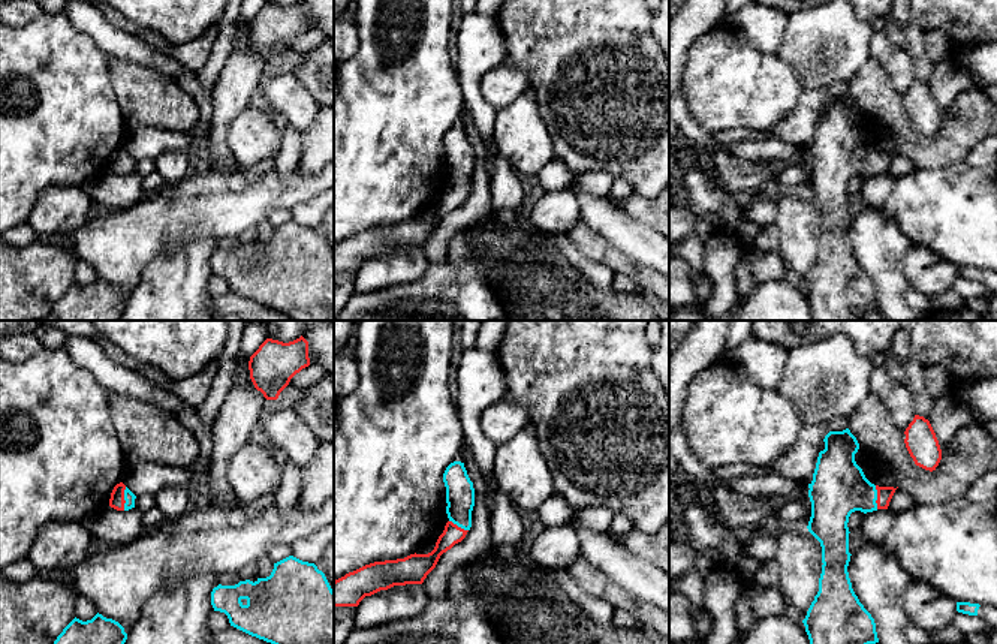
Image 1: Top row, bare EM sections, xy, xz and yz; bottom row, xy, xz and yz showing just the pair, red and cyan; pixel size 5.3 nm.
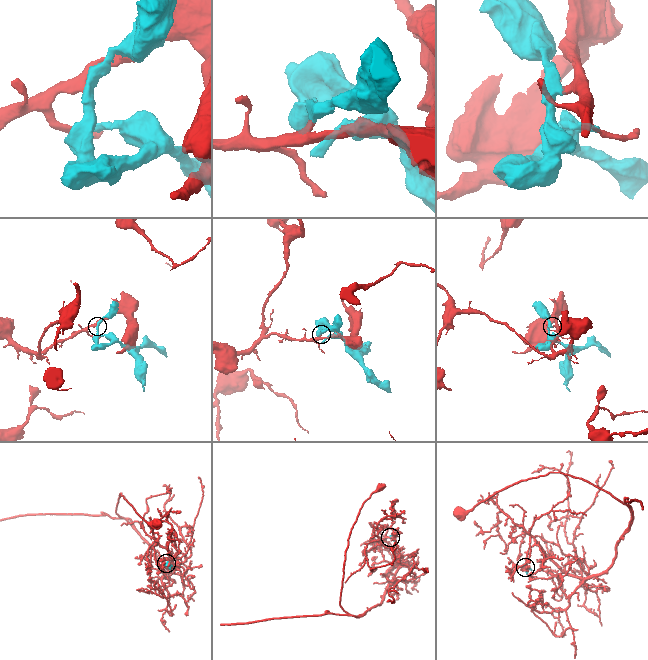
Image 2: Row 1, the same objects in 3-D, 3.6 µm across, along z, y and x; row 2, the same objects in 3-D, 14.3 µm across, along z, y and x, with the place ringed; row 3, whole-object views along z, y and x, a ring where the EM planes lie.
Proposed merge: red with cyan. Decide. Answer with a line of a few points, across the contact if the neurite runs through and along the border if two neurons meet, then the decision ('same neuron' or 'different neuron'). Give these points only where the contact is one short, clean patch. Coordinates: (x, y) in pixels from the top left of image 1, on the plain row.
xy (117, 165), (123, 163), (129, 160) | same neuron

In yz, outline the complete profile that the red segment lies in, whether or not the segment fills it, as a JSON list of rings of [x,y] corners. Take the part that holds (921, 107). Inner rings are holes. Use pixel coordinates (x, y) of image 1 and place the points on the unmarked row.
[[[915,79],[904,96],[906,112],[915,129],[925,135],[936,135],[942,124],[942,114],[928,84]]]

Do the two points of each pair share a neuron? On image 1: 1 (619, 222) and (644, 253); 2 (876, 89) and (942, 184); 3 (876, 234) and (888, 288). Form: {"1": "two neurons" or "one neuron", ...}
{"1": "one neuron", "2": "two neurons", "3": "one neuron"}

